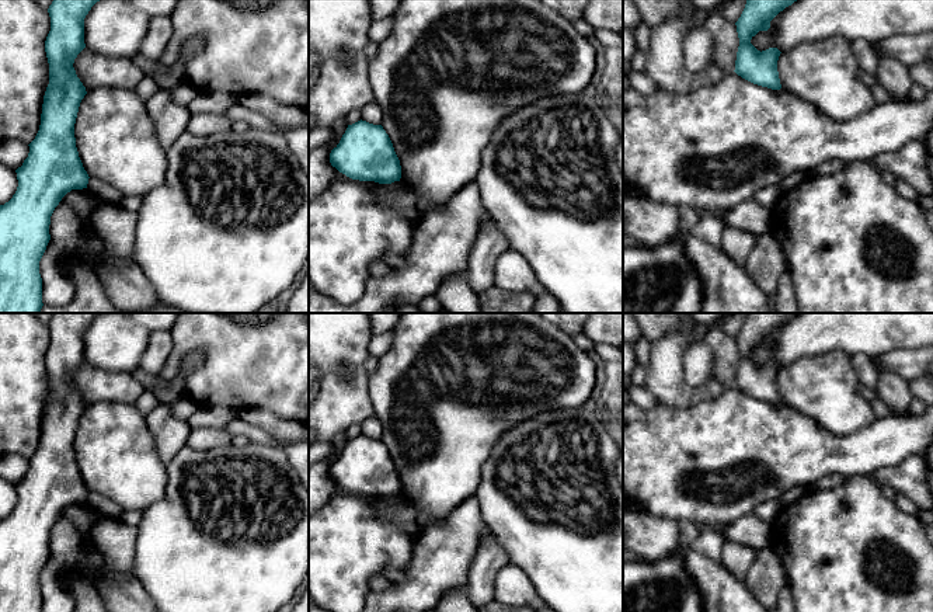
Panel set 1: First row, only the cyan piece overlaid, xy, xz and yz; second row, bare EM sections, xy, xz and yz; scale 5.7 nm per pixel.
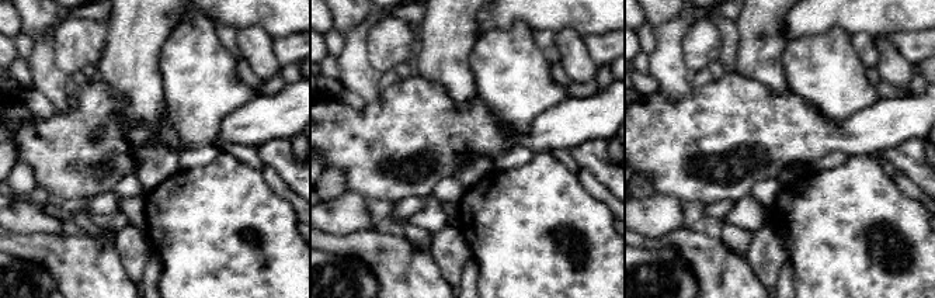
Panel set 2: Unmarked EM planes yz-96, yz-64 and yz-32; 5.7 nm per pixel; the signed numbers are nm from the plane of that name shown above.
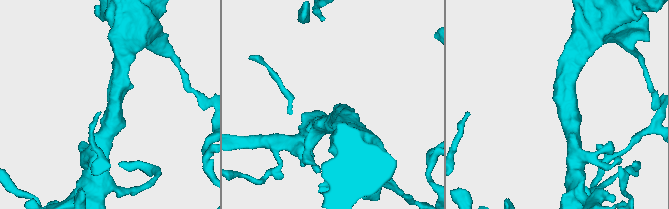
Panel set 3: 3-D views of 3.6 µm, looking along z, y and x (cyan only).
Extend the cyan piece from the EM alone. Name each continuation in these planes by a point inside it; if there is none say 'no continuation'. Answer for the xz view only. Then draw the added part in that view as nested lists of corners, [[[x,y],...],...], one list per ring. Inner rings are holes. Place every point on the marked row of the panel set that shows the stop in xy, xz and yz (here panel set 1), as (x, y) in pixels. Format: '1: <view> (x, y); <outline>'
no continuation

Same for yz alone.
no continuation

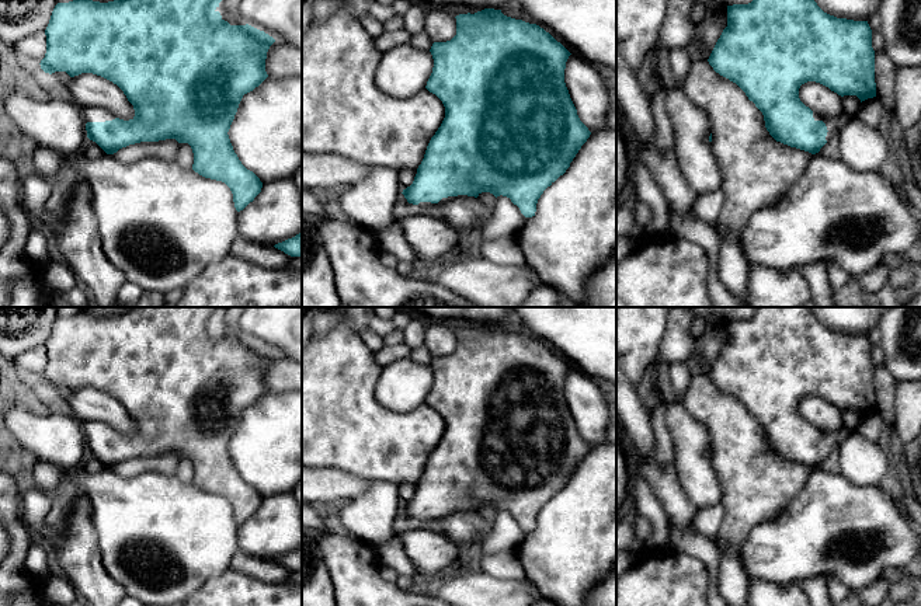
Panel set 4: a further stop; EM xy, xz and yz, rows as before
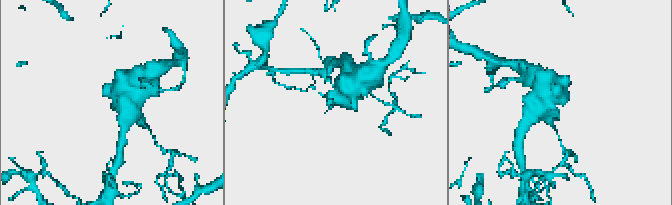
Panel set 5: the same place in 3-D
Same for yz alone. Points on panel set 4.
1: yz (834, 125); [[[813,112],[814,121],[823,121],[827,126],[827,136],[826,140],[828,142],[834,135],[838,135],[838,132],[849,122],[852,115],[849,114],[842,114],[838,118],[821,118],[816,112]]]

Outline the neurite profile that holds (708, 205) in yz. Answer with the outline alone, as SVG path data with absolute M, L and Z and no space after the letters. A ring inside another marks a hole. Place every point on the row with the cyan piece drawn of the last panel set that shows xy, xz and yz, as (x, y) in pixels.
M722 188L713 192L698 194L694 205L694 213L702 222L715 226L722 212L723 203L724 192Z

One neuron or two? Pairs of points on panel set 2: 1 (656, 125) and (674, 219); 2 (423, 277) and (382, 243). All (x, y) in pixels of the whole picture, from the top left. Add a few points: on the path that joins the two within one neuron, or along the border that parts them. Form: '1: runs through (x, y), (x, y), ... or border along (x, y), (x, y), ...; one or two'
1: border along (654, 193), (673, 196), (681, 201); two
2: runs through (413, 274), (392, 253); one

